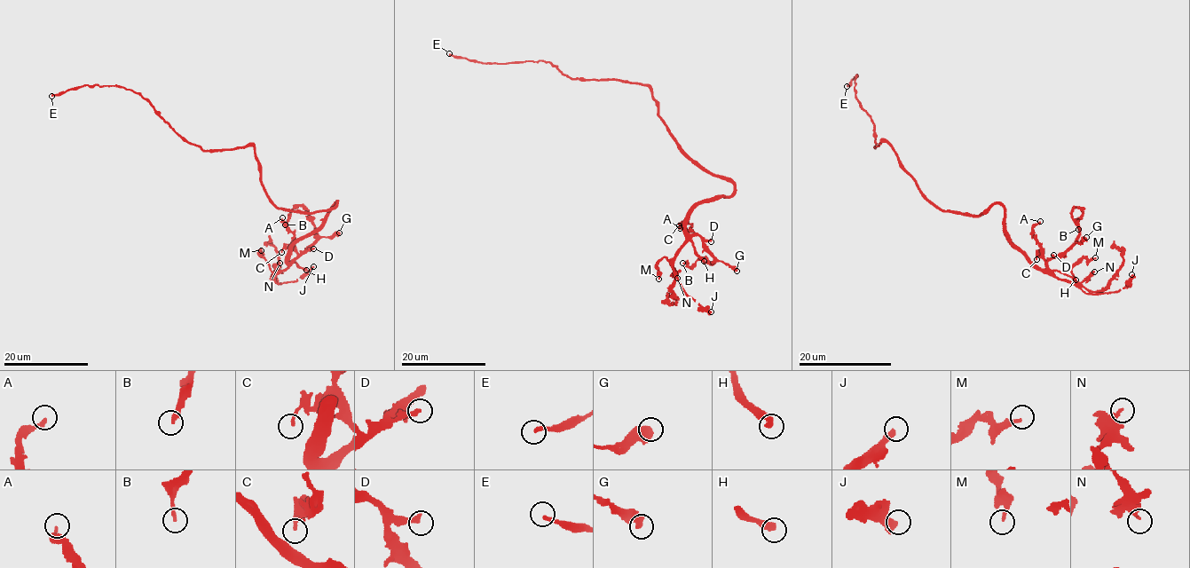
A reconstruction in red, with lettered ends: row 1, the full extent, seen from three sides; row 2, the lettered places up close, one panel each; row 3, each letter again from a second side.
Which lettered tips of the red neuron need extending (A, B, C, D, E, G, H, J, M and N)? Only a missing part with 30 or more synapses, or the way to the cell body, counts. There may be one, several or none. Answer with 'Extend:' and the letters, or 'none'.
Extend: H

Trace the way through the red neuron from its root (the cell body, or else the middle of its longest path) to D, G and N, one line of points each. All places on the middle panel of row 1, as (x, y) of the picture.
D: (670, 131), (694, 161), (733, 185), (730, 196), (705, 200), (689, 216), (686, 231), (711, 241)
G: (670, 131), (694, 161), (733, 185), (730, 196), (701, 202), (686, 231), (736, 271)
N: (670, 131), (694, 161), (733, 185), (730, 196), (705, 200), (691, 211), (686, 242), (671, 263), (677, 278)

